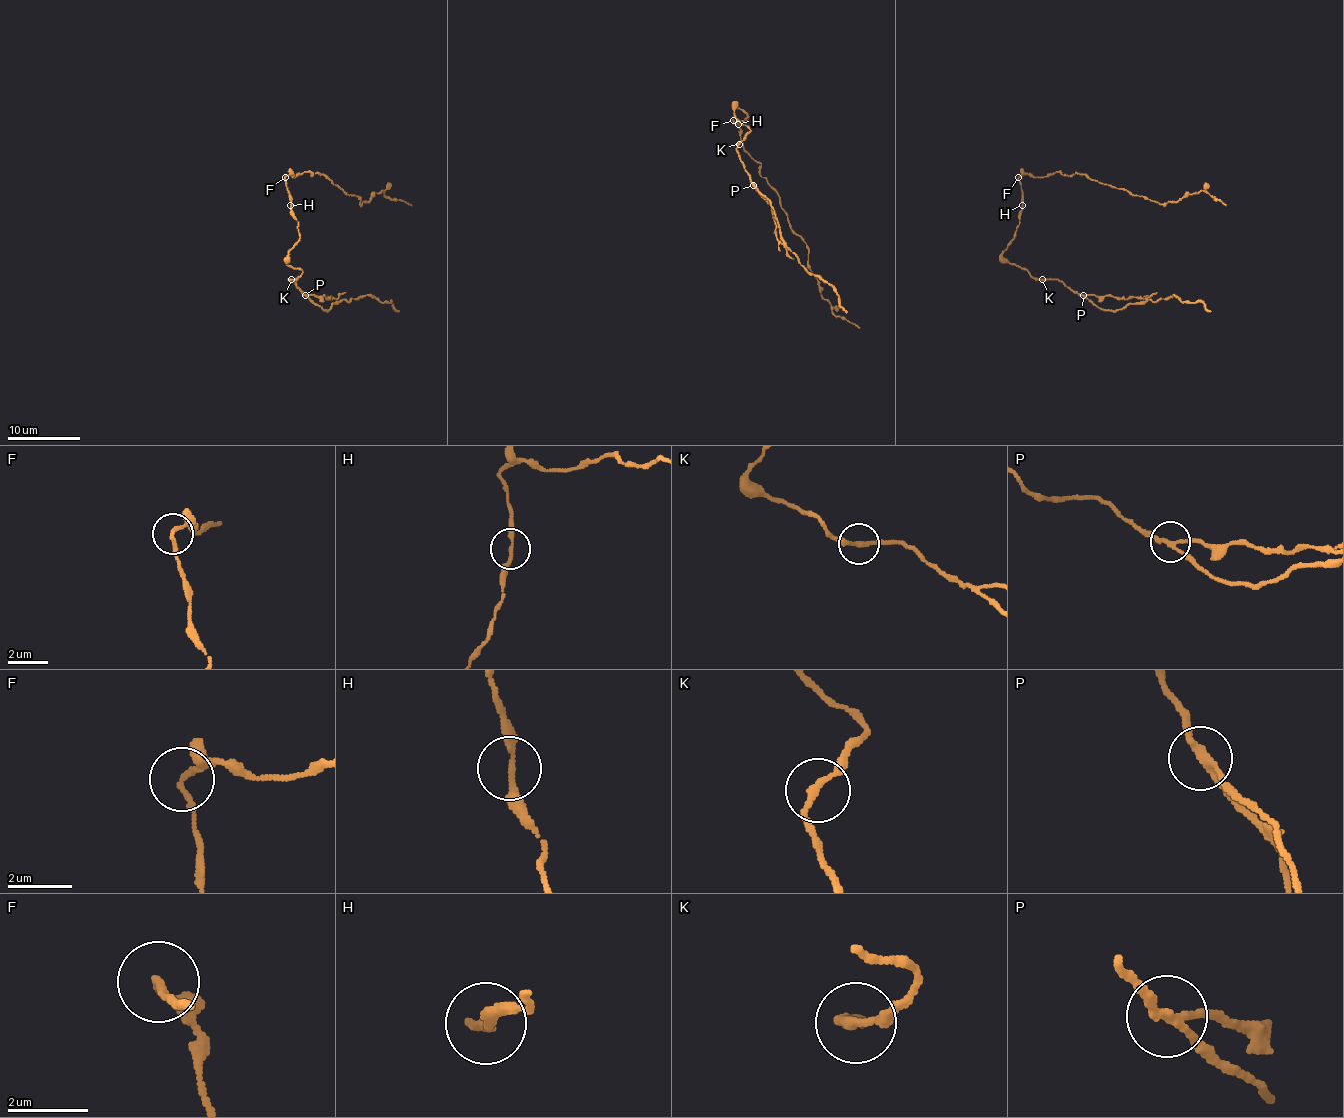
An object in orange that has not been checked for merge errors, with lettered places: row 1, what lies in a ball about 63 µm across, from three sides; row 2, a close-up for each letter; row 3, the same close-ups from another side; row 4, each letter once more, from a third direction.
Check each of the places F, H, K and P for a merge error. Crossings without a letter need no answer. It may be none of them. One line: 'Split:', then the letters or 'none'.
Split: F, P

